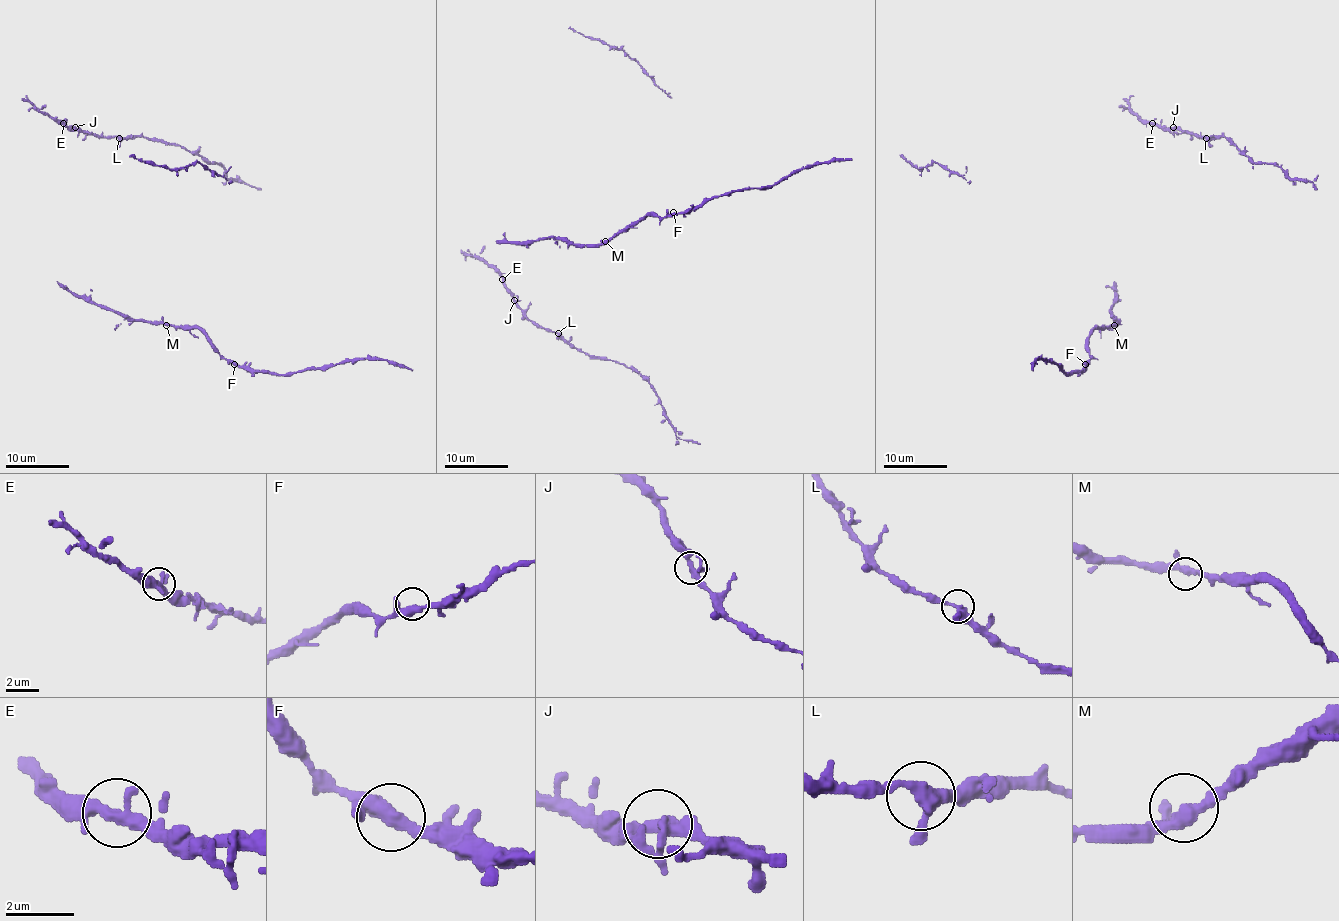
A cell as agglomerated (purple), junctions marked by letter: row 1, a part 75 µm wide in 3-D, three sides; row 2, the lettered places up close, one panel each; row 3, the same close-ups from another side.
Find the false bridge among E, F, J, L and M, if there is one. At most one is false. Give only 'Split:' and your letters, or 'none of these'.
Split: none of these

